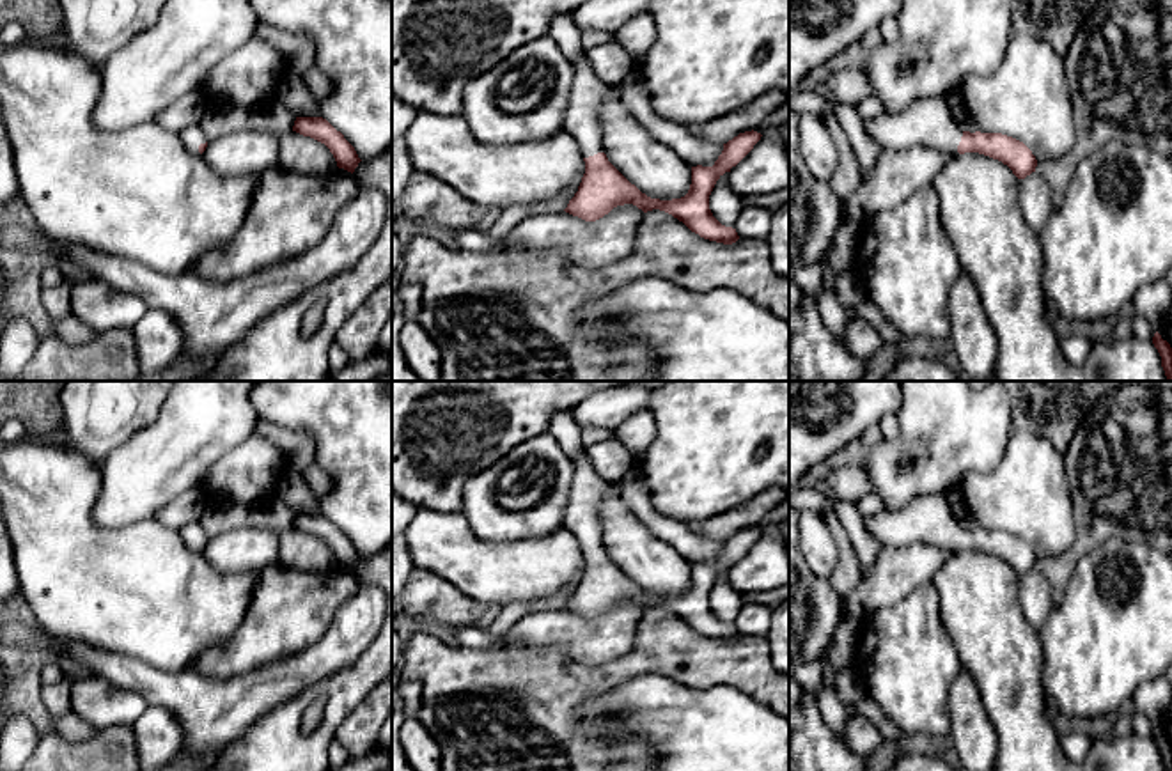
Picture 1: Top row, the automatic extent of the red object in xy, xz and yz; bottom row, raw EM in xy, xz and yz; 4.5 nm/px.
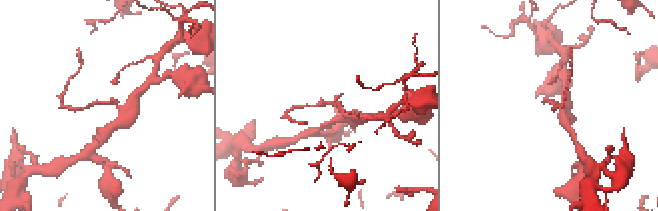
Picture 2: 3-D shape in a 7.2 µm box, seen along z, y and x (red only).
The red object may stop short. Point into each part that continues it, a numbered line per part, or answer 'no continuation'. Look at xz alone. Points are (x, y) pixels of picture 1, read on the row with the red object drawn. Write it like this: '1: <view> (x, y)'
1: xz (582, 121)

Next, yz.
1: yz (926, 123)

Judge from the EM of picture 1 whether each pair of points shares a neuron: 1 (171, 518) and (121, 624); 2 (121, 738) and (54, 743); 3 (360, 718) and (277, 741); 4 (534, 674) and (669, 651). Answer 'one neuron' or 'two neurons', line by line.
1: two neurons
2: one neuron
3: two neurons
4: one neuron

